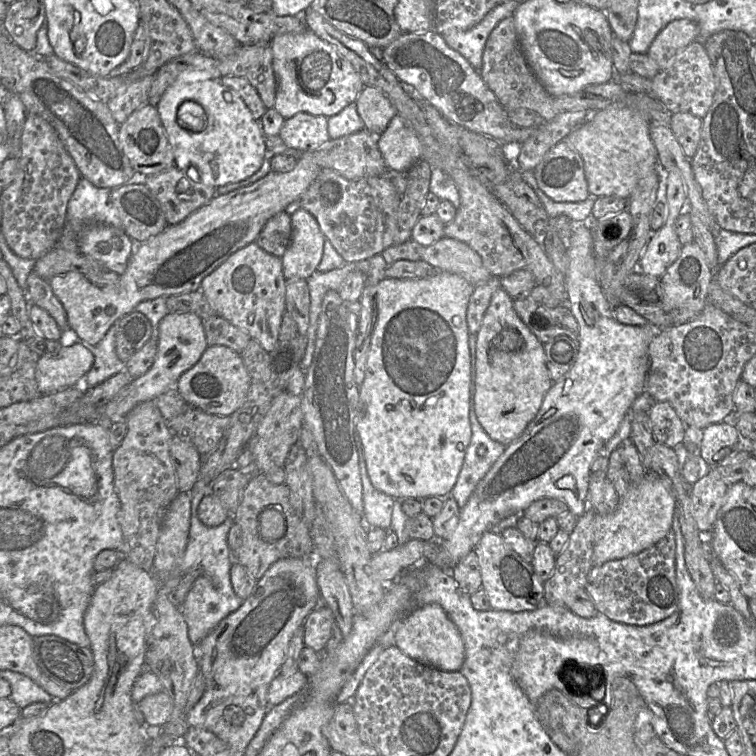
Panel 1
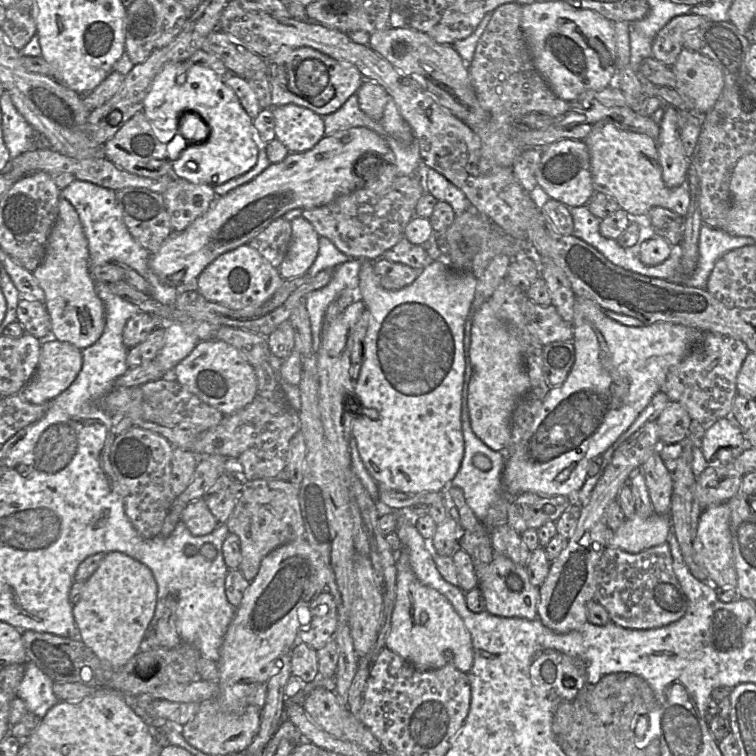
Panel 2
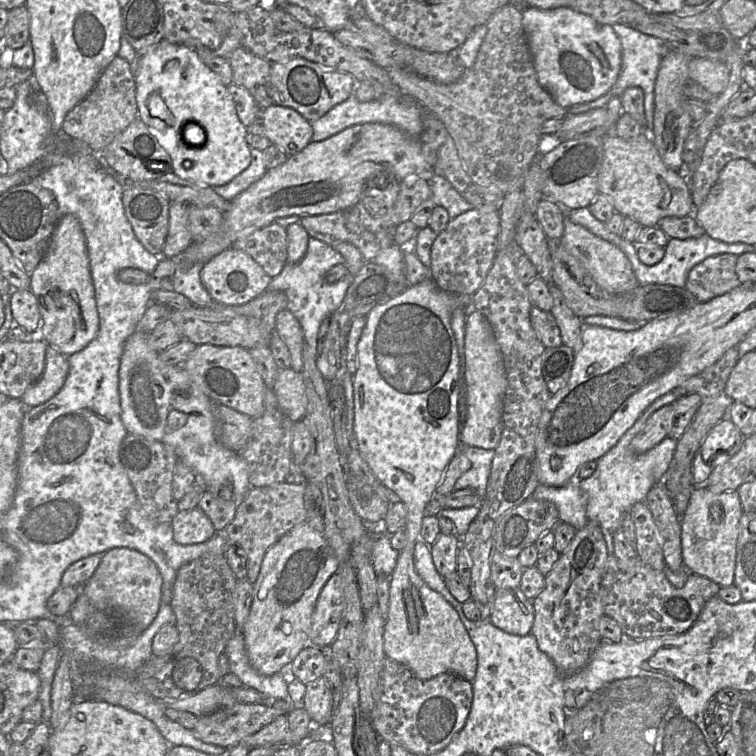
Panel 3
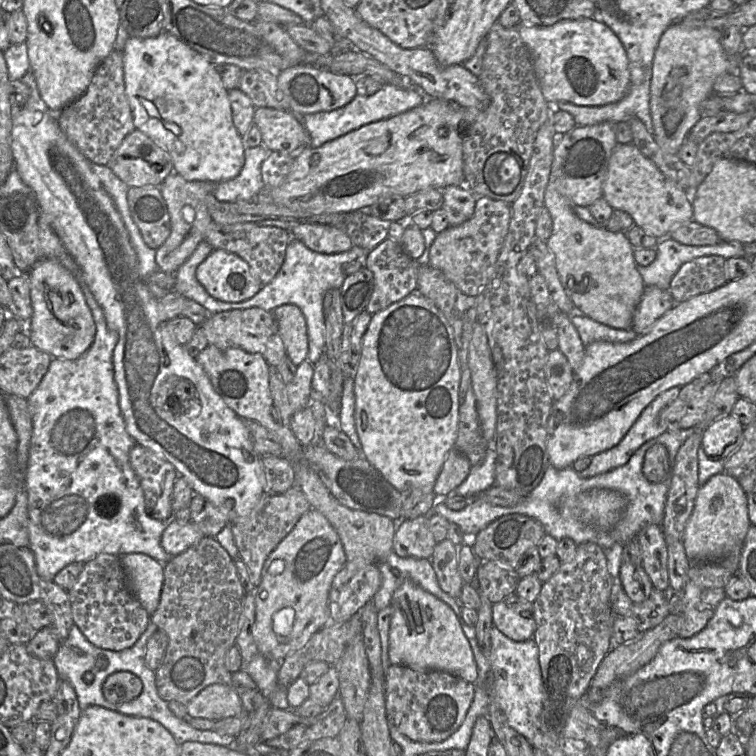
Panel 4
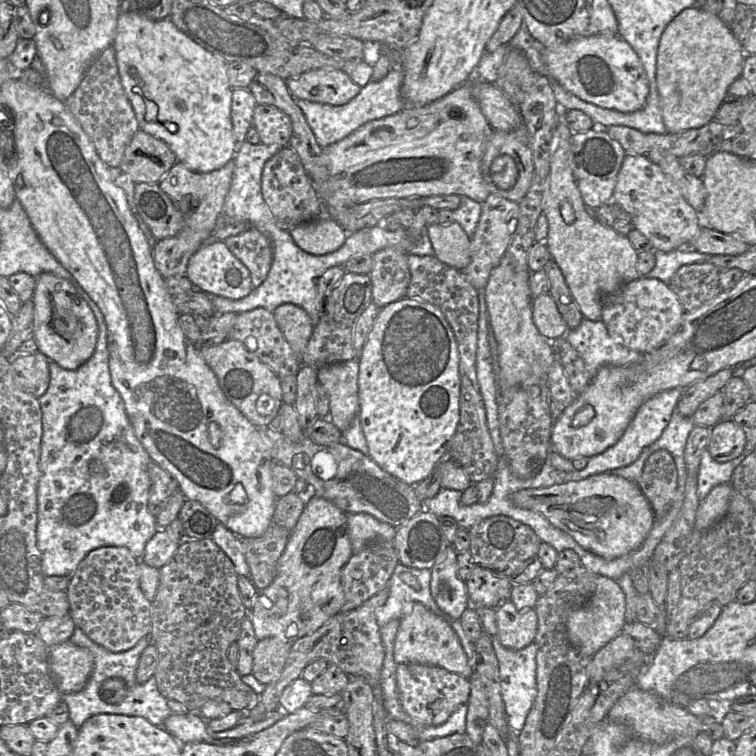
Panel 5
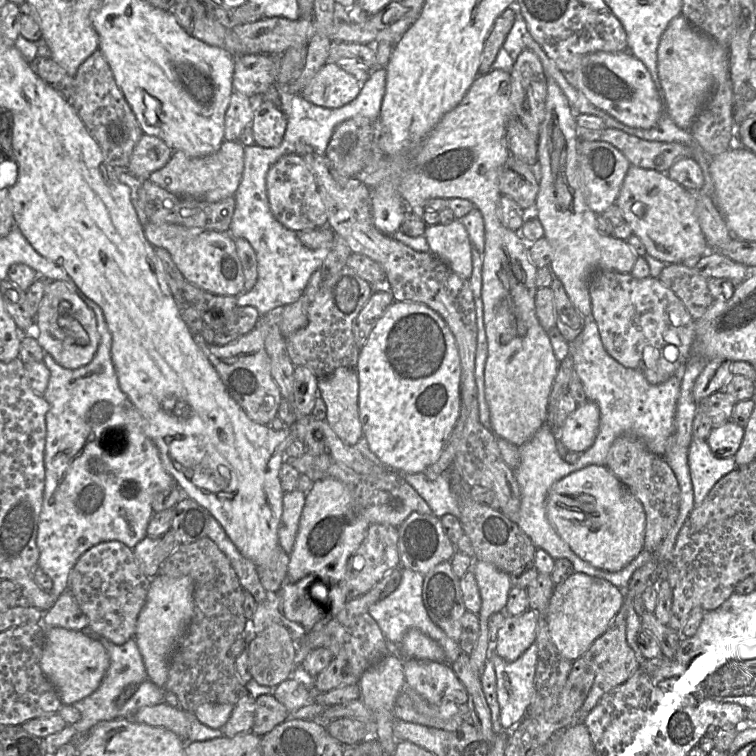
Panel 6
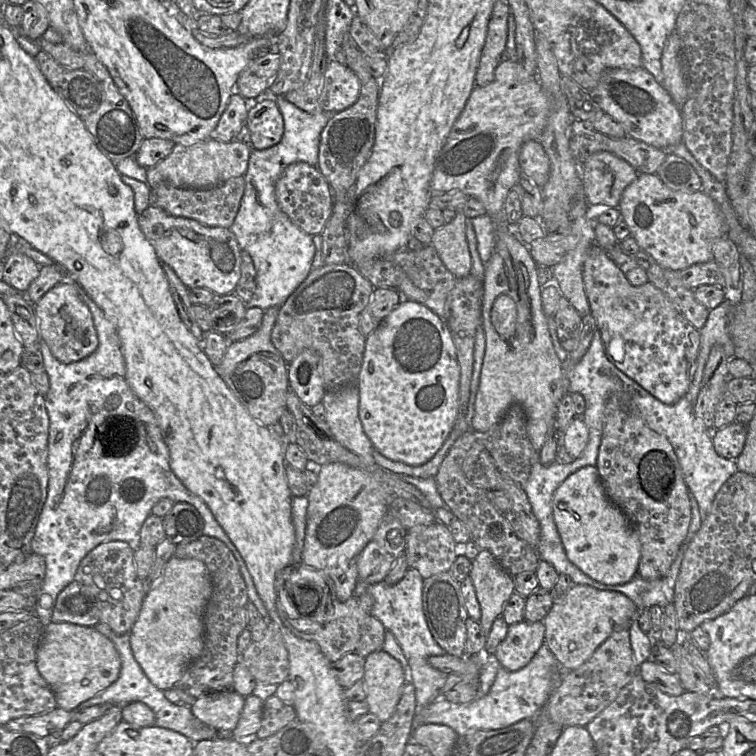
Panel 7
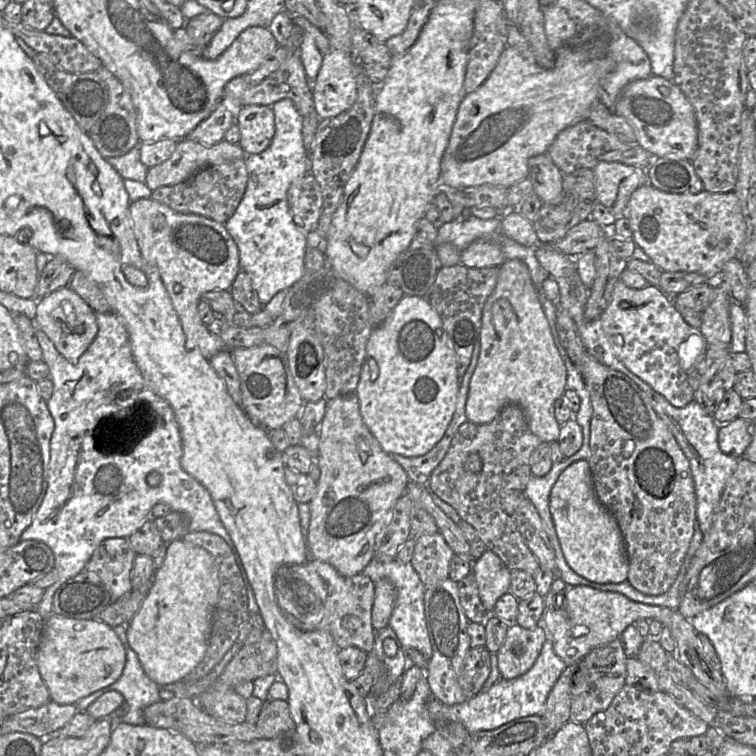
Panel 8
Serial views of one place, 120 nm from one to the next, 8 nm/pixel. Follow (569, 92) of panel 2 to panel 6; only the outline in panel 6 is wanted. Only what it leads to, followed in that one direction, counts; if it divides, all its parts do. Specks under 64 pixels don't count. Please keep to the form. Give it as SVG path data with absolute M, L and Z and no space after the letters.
M599 51L588 54L573 72L564 76L591 104L626 126L650 129L656 125L662 114L663 103L650 72L629 51Z

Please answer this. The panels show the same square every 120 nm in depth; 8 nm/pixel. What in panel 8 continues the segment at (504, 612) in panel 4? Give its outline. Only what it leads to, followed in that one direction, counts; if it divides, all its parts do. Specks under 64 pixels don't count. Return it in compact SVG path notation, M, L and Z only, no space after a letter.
M509 623L505 640L497 651L501 678L511 680L528 672L539 657L547 637L542 625L526 629L517 623Z

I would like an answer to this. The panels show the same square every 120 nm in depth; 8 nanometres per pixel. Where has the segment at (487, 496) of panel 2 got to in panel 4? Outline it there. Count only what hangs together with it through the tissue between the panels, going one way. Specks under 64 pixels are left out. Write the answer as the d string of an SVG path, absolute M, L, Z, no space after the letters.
M489 444L482 463L471 466L467 478L455 489L455 493L467 499L473 499L493 486L495 484L496 459L497 453Z

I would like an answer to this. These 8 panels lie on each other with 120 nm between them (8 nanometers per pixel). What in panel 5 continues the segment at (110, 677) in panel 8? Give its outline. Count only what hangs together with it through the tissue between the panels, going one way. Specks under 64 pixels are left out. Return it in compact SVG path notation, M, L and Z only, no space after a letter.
M69 640L49 649L49 665L62 694L84 689L94 668L94 658L85 648Z

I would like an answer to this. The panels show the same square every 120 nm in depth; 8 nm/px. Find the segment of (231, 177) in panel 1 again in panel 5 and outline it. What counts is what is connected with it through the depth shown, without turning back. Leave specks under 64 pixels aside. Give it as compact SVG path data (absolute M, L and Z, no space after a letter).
M127 12L118 17L112 47L140 130L163 141L194 172L218 170L234 158L238 144L231 121L233 88L223 58L194 42L170 18L150 20Z

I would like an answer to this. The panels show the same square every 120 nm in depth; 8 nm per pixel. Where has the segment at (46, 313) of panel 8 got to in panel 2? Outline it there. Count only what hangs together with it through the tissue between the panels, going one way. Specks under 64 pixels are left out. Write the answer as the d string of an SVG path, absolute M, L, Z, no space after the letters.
M66 199L59 200L44 259L33 275L45 294L44 305L50 316L52 337L81 350L97 342L105 328L105 308L91 275L88 241L83 226L77 211Z

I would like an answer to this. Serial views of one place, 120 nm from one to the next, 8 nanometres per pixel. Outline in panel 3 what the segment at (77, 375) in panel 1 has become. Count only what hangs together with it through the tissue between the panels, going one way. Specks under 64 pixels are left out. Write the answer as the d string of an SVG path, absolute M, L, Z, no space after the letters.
M47 345L44 372L41 378L21 397L24 406L35 407L50 400L61 390L68 373L68 357L54 346Z

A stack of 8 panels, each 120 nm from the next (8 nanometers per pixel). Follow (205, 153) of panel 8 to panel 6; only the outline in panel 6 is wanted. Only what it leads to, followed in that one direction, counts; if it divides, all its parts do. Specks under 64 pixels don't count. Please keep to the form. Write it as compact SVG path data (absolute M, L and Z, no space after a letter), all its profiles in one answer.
M224 140L216 152L203 157L190 157L183 151L173 151L169 162L161 169L151 173L147 180L179 197L218 202L235 195L242 178L243 169L244 146L238 141Z

